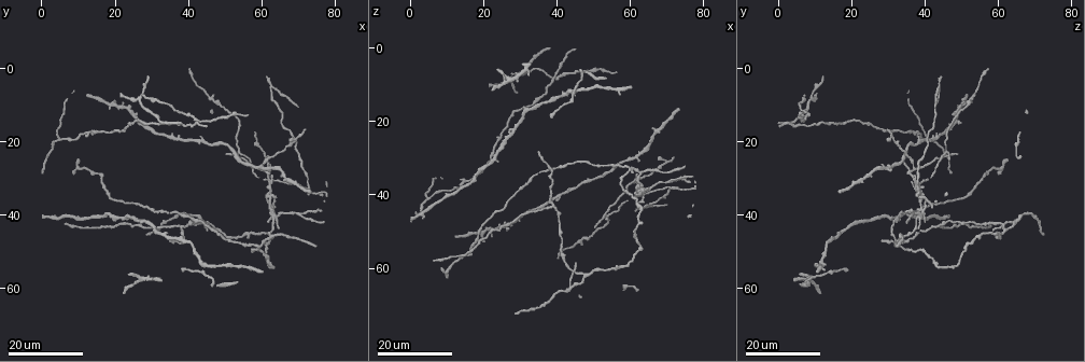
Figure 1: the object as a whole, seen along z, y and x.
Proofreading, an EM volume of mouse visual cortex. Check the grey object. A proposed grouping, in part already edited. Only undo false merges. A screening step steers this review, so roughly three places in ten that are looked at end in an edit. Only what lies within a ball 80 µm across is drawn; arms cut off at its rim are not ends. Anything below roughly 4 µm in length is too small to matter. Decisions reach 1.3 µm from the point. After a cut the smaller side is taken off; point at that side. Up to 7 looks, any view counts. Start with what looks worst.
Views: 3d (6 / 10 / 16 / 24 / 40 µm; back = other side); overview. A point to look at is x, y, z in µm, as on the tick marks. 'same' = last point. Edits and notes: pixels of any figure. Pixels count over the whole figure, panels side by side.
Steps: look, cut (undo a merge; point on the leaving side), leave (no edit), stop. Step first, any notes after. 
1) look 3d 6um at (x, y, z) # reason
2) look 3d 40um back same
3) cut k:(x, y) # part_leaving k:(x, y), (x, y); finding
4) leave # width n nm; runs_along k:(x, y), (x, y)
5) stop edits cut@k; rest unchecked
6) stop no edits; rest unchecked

look 3d 16um at (63.5, 40.5, 38.0) # thin arm on a thick one

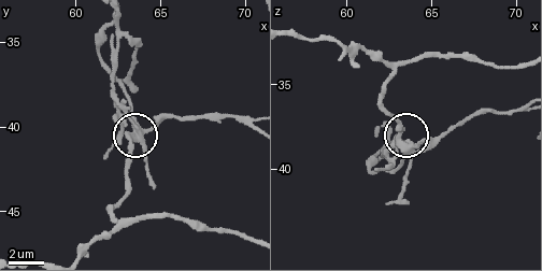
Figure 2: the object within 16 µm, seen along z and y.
look 3d 10um at (63.2, 40.5, 38.6)

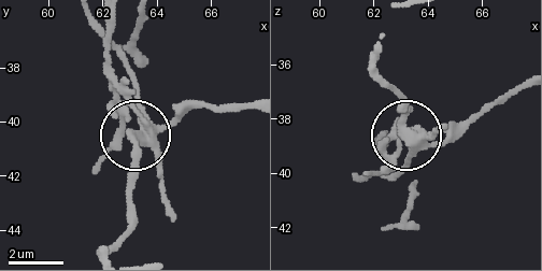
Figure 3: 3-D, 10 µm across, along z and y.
cut 3:(130, 104) # side_arm 16 um; part_leaving 3:(153, 138), (114, 71), (112, 23); two cells meet here

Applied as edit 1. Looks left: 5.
look 3d 24um at (71.0, 39.5, 36.5) # branch point

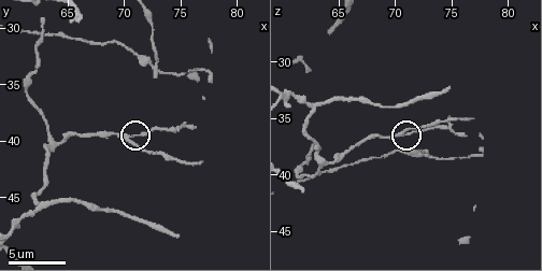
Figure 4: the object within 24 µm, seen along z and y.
look 3d 6um at (70.8, 39.8, 36.2)

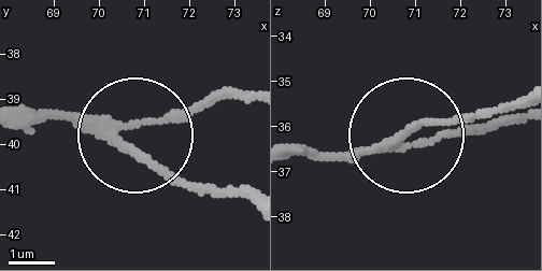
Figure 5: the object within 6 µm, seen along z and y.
cut 5:(177, 120) # part_leaving 5:(103, 118), (250, 95); a second cell is stuck on

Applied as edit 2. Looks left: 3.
look overview

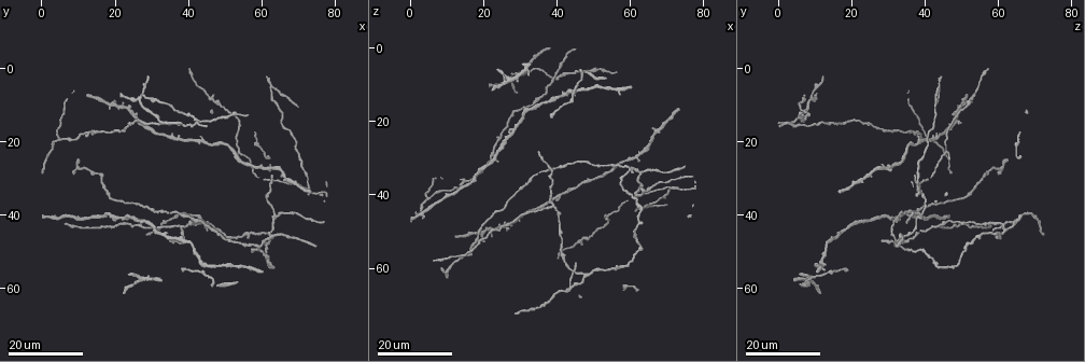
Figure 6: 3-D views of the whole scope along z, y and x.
look 3d 16um at (6.0, 19.5, 40.5) # three arms meet

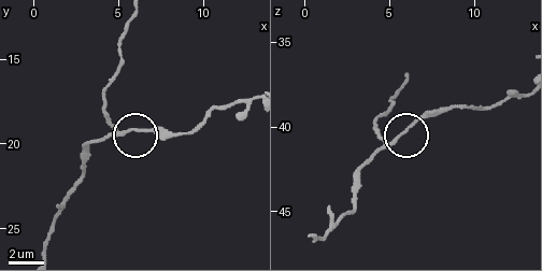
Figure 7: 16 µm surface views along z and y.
look 3d 6um at (5.2, 19.2, 40.8) # closer look

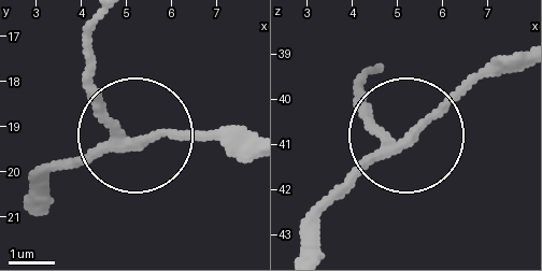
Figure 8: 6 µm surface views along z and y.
leave # width 180 nm; all the same cell

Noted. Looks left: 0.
stop edits cut@3, cut@5; rest unchecked

